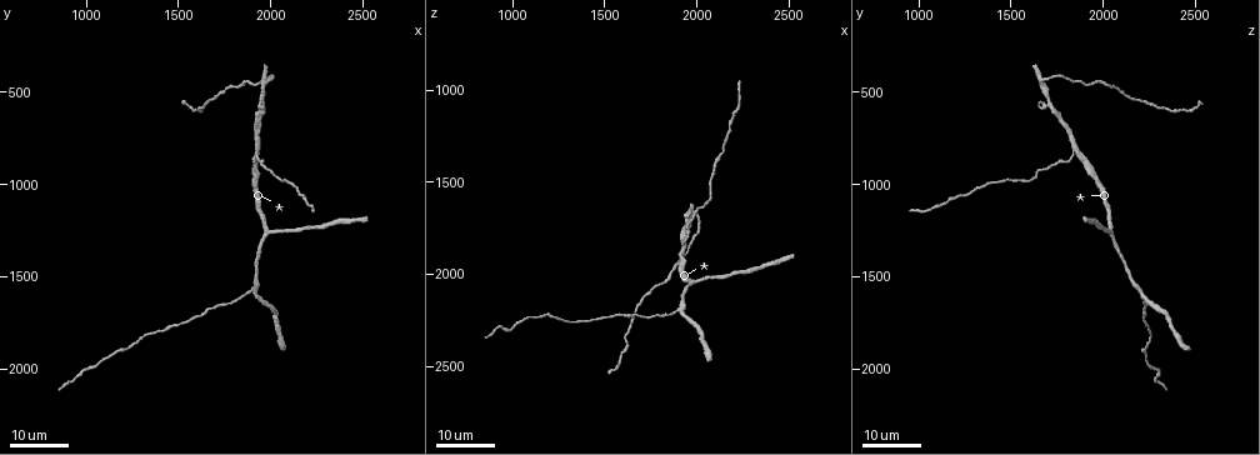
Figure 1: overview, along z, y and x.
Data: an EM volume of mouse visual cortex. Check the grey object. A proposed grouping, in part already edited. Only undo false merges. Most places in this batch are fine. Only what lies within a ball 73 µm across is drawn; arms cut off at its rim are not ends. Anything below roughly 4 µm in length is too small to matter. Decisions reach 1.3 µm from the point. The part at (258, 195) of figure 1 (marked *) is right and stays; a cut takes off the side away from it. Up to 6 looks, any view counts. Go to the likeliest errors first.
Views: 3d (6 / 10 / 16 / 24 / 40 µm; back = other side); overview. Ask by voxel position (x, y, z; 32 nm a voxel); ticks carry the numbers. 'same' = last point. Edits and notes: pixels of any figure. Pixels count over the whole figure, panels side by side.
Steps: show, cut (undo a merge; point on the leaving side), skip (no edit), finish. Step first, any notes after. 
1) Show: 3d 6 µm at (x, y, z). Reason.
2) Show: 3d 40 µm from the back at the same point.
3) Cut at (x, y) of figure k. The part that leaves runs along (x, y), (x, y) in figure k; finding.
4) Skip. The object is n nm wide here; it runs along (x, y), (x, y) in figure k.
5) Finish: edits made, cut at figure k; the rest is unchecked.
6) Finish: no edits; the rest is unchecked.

Show: 3d 16 µm at (1920, 820, 1840).

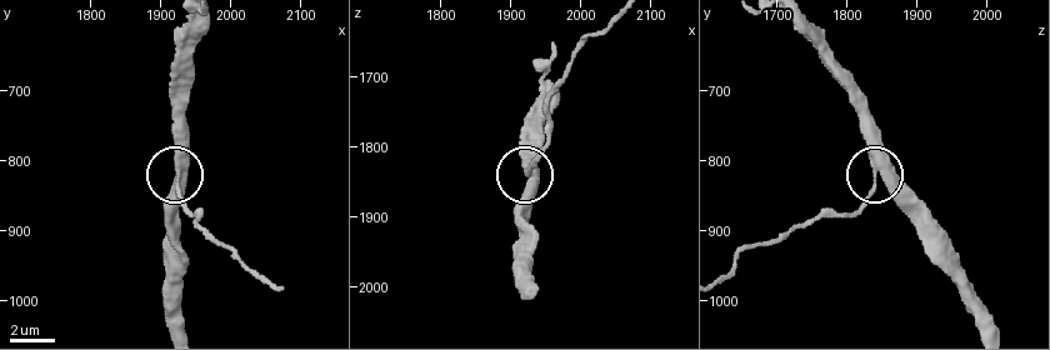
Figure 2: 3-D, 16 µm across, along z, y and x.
Show: 3d 10 µm at (1930, 820, 1850).

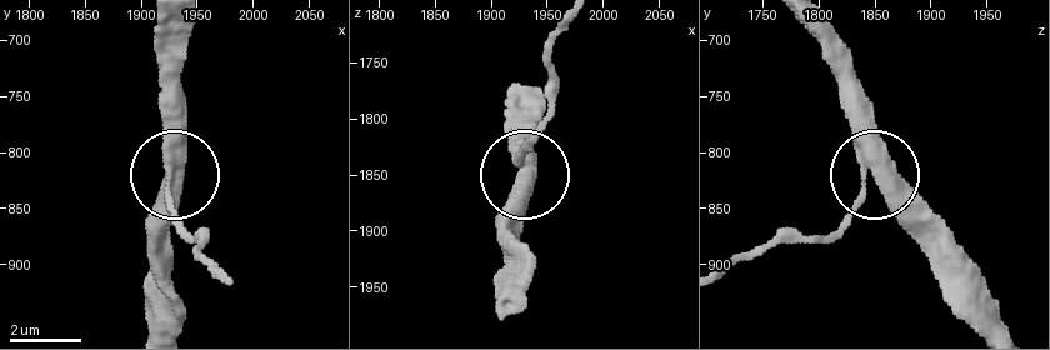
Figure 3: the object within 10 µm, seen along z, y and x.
Skip. The object is 370 nm wide here; it runs along (520, 306), (520, 156), (538, 124) in figure 3; one neuron here.

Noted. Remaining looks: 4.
Show: 3d 16 µm at (2000, 1260, 2040). Three-way junction.

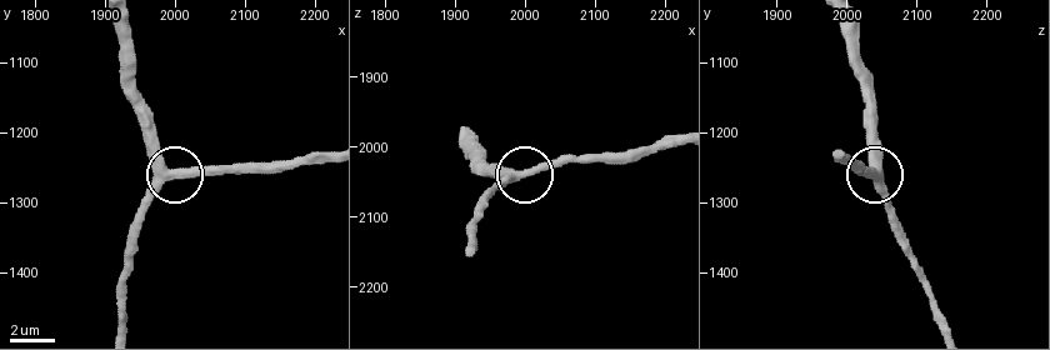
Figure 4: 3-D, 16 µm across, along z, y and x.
Show: 3d 6 µm at (1990, 1265, 2045).

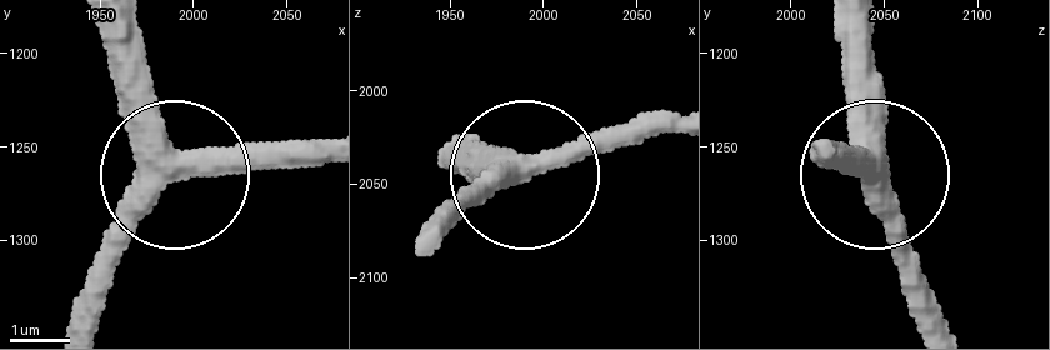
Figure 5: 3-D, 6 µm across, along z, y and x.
Skip. The object is 380 nm wide here; it runs along (460, 149), (554, 169), (674, 129) in figure 5; all the same neuron.

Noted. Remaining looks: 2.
Show: 3d 16 µm at (1920, 1580, 2200).

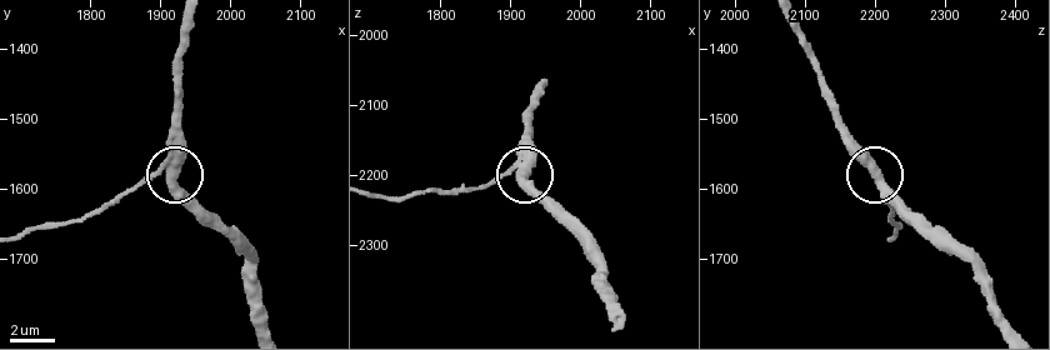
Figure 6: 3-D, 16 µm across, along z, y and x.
Show: 3d 6 µm at (1905, 1575, 2200).

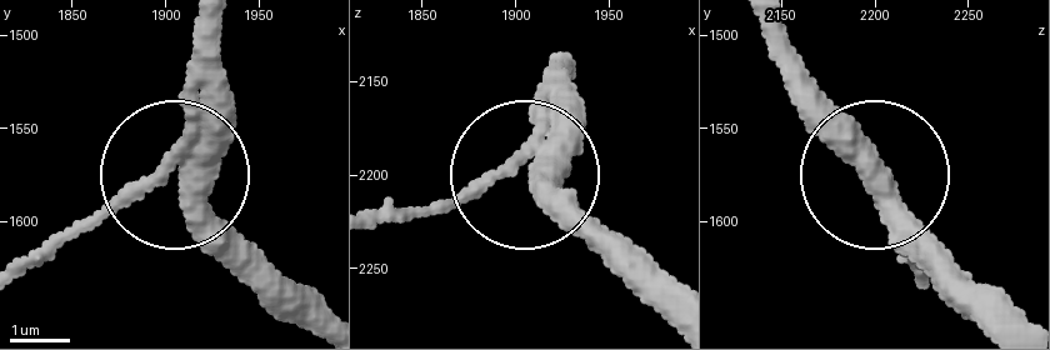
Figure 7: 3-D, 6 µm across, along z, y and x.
Skip. It runs along (564, 54), (564, 119), (529, 179), (604, 263) in figure 7; all the same neuron.

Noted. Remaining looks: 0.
Finish: no edits; the rest is unchecked.

